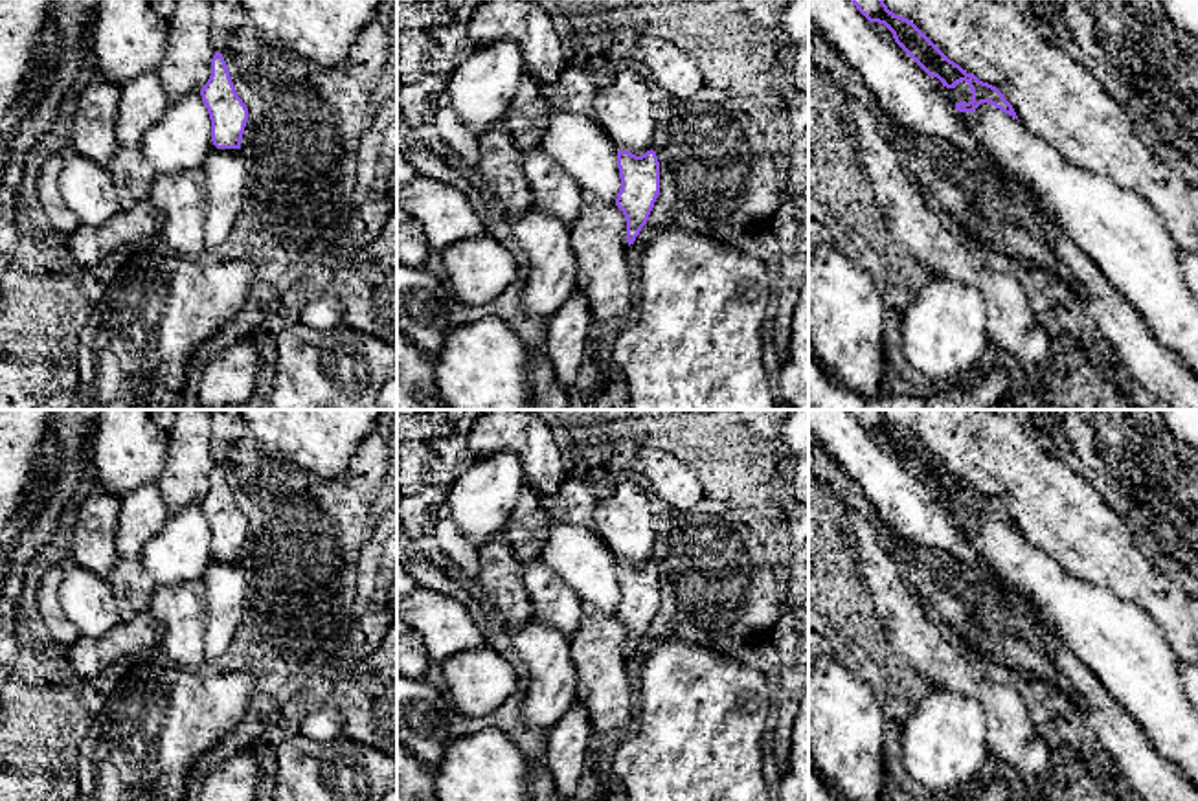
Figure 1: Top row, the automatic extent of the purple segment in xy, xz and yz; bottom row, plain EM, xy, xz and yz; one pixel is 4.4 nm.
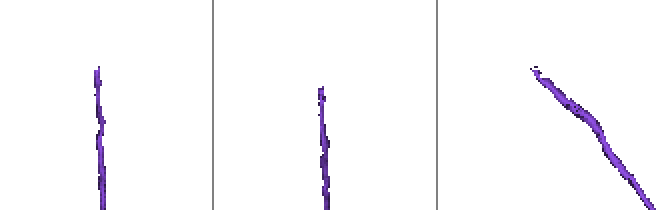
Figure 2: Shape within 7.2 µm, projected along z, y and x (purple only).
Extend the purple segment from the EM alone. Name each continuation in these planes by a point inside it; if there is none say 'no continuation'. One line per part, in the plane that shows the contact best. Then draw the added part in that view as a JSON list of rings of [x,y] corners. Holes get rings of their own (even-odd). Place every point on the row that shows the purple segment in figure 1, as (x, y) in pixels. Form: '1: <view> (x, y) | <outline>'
no continuation

